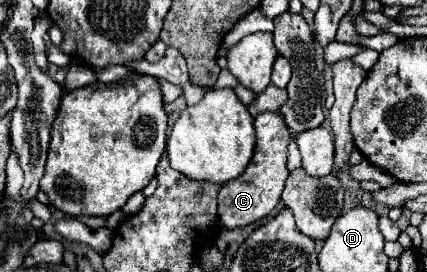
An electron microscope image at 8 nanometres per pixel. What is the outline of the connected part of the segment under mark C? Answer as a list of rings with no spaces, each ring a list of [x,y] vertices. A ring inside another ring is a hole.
[[[278,112],[258,114],[254,120],[254,130],[258,140],[256,140],[256,150],[254,150],[254,158],[250,160],[250,166],[238,178],[222,184],[218,192],[218,220],[224,228],[230,228],[230,230],[242,228],[266,218],[280,202],[280,194],[284,190],[284,182],[288,176],[286,148],[290,140],[290,130],[284,124],[282,114]]]

